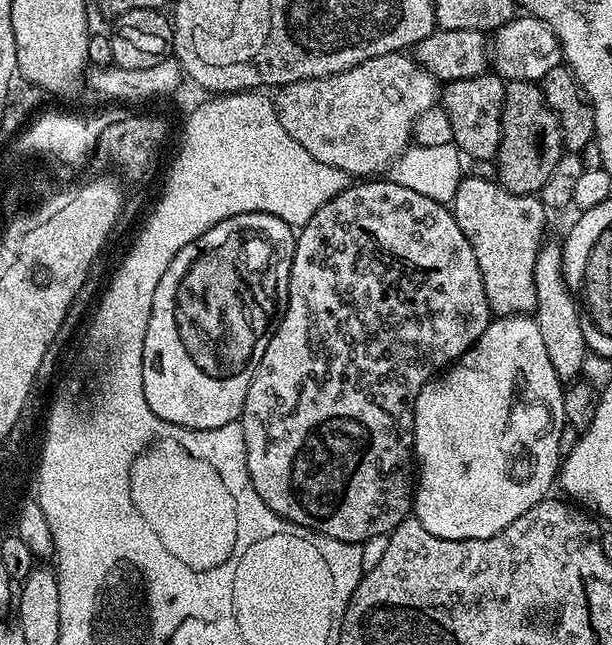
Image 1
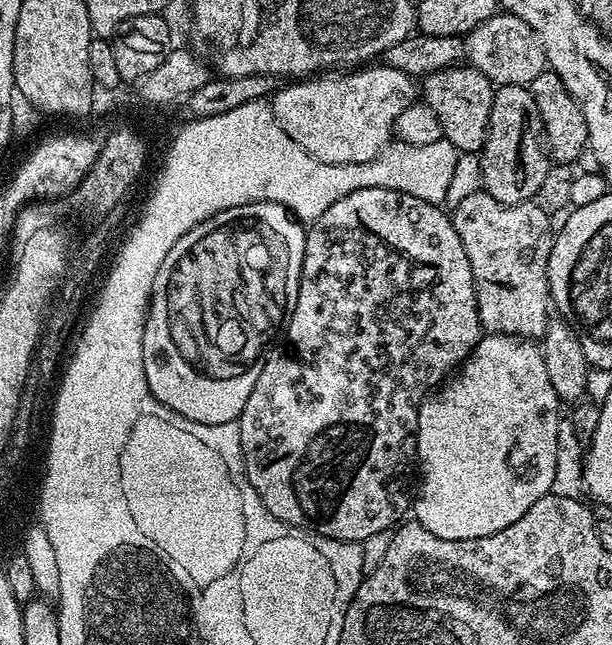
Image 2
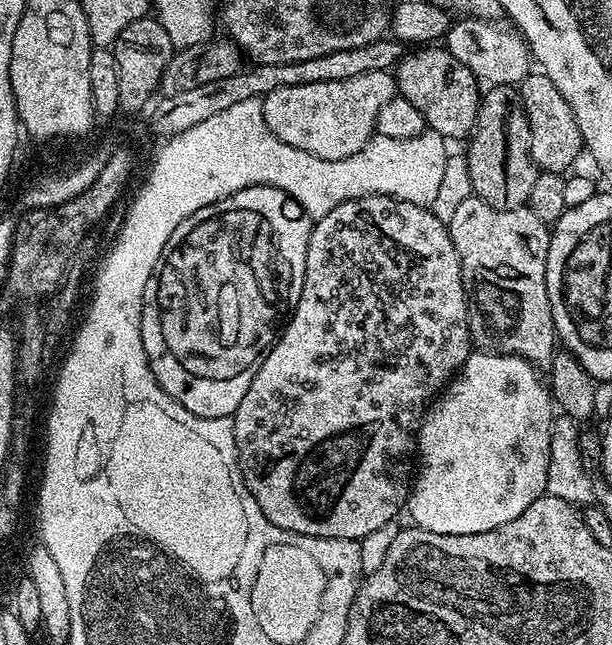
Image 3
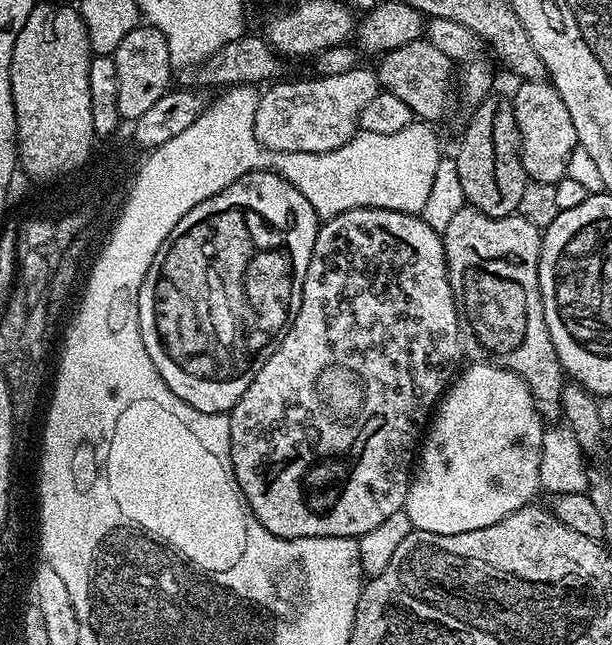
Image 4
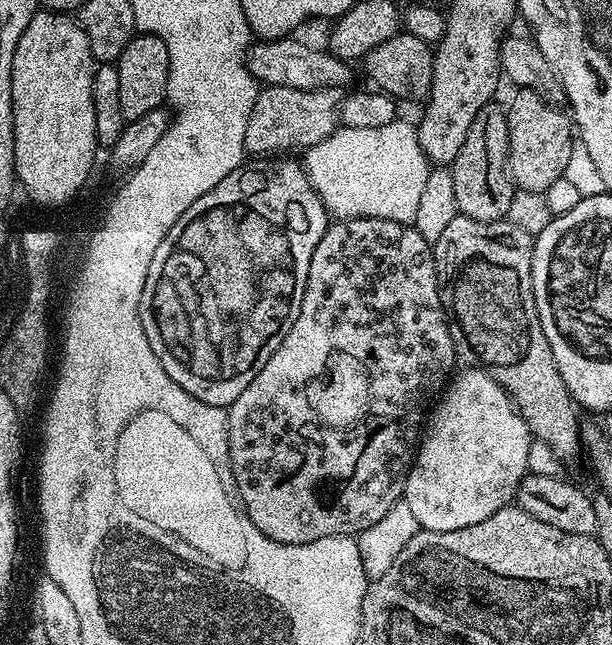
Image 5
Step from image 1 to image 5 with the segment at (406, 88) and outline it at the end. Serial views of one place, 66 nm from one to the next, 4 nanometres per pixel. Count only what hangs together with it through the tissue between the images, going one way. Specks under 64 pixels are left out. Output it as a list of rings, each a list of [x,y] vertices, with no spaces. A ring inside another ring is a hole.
[[[268,86],[258,94],[246,122],[244,151],[248,154],[280,154],[283,148],[307,150],[332,135],[340,119],[342,96],[337,89],[294,90],[290,86]]]

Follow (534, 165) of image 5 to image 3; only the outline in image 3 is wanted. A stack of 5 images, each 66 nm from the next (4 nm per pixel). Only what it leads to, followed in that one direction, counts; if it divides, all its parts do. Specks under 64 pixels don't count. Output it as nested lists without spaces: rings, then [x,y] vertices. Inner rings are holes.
[[[539,70],[530,71],[519,83],[518,91],[530,122],[530,150],[537,169],[540,172],[567,173],[574,158],[578,158],[580,151],[585,148],[582,130],[578,130],[570,102],[562,98],[562,90],[558,90],[558,86],[554,86],[554,82],[550,82],[550,78]]]

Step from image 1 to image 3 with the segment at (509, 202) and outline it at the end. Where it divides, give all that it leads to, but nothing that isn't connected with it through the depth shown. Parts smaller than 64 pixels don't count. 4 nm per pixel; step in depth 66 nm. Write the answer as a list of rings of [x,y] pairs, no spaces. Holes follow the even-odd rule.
[[[471,194],[465,196],[465,200],[453,210],[452,217],[447,217],[446,223],[450,238],[454,242],[454,250],[458,250],[460,269],[462,270],[462,282],[464,283],[464,290],[468,294],[470,305],[468,310],[468,325],[470,326],[472,343],[477,349],[486,352],[500,352],[504,356],[520,356],[533,366],[547,366],[551,364],[552,354],[558,348],[558,337],[556,327],[554,327],[554,318],[550,314],[550,298],[546,294],[546,254],[548,253],[548,238],[550,235],[549,225],[544,224],[542,218],[538,218],[538,214],[531,212],[527,206],[515,208],[514,210],[494,210],[490,206],[486,206],[486,202],[482,202],[477,196]]]

